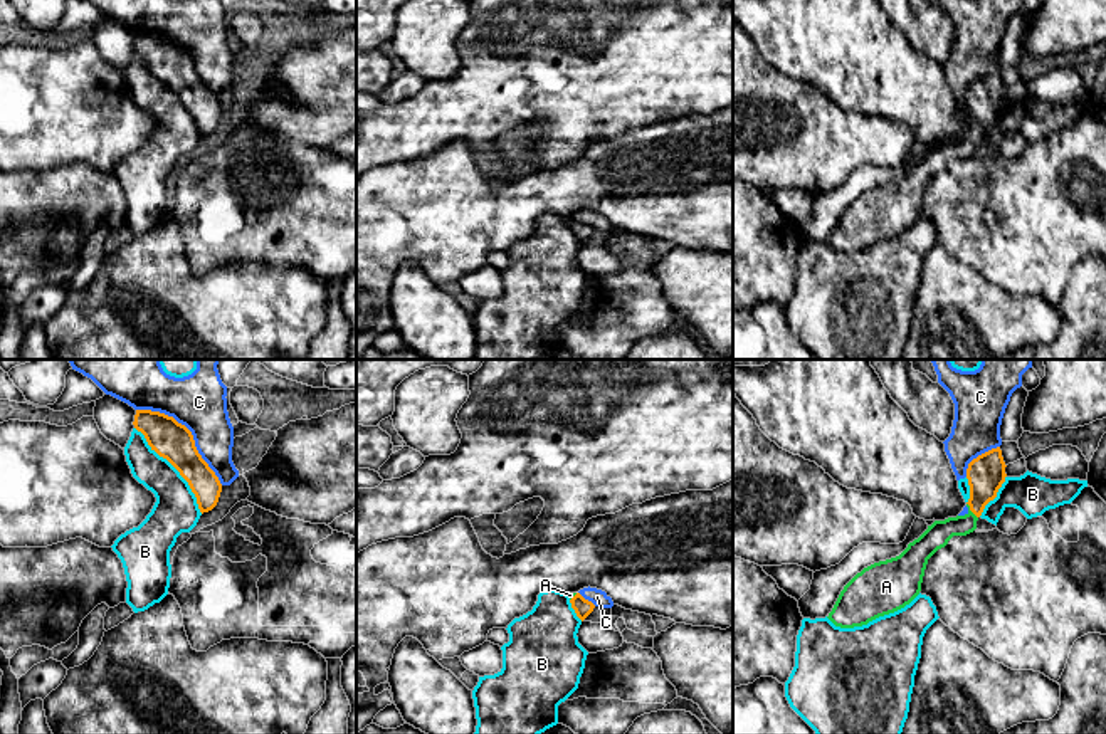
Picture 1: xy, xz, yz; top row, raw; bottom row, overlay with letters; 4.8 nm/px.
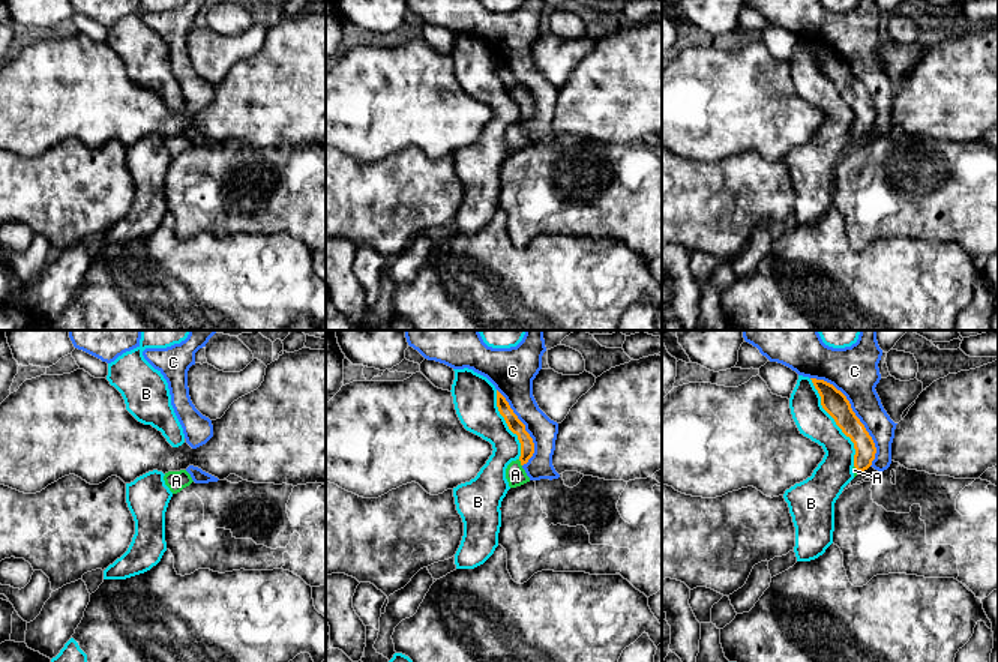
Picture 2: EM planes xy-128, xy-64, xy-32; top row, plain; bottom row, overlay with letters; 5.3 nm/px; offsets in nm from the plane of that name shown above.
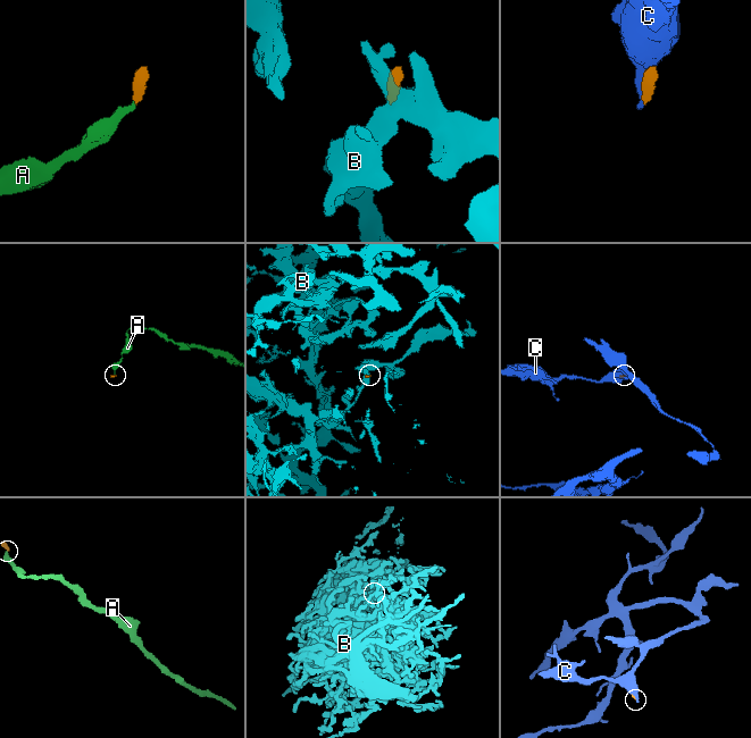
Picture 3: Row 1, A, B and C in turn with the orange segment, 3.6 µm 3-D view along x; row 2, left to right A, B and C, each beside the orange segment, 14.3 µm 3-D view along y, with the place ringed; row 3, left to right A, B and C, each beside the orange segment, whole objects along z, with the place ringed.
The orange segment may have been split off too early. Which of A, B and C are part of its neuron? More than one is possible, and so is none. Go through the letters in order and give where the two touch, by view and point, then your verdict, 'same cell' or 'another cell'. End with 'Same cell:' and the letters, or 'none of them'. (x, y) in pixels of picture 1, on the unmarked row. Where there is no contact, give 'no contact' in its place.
A: contact yz (970, 133); same cell
B: contact xy (175, 91); another cell
C: contact xy (190, 56); another cell
Same cell: A

